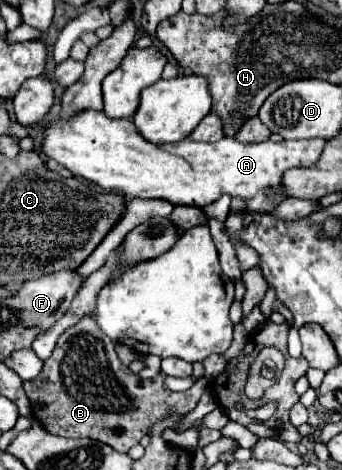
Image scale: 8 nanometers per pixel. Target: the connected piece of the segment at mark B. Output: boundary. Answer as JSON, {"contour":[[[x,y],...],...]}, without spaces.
{"contour":[[[85,318],[61,334],[41,374],[25,382],[23,388],[33,404],[33,416],[49,432],[69,438],[93,438],[119,452],[129,452],[131,446],[149,434],[149,428],[157,420],[191,412],[207,390],[205,378],[195,382],[187,392],[171,392],[163,386],[163,380],[165,374],[161,372],[143,384],[137,374],[121,364],[113,340],[91,318]]]}

